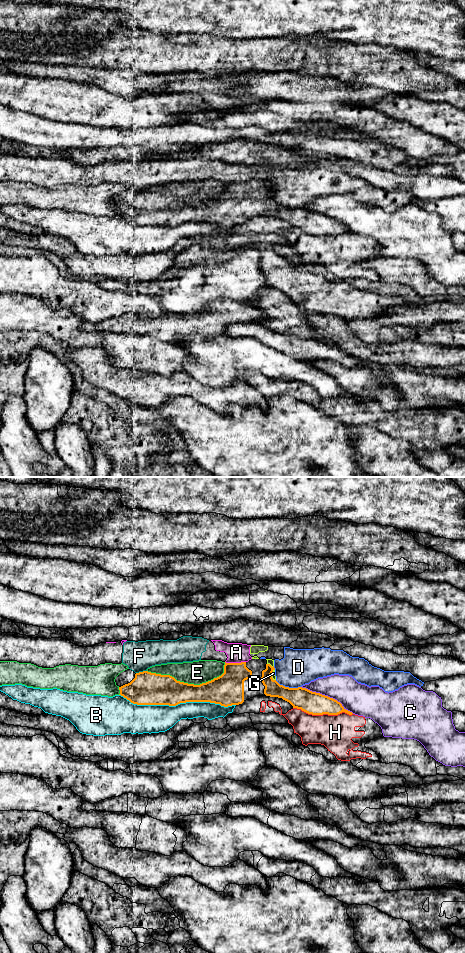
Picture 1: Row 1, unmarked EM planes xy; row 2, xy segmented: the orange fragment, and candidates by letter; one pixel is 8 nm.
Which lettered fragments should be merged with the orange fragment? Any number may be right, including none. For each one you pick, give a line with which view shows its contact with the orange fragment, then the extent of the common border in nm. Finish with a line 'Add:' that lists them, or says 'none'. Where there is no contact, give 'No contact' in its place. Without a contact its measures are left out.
Add: none

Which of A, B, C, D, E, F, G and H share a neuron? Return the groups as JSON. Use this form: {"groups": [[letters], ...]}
{"groups": [["A", "D", "F", "G"], ["B"], ["C"], ["E"], ["H"]]}

